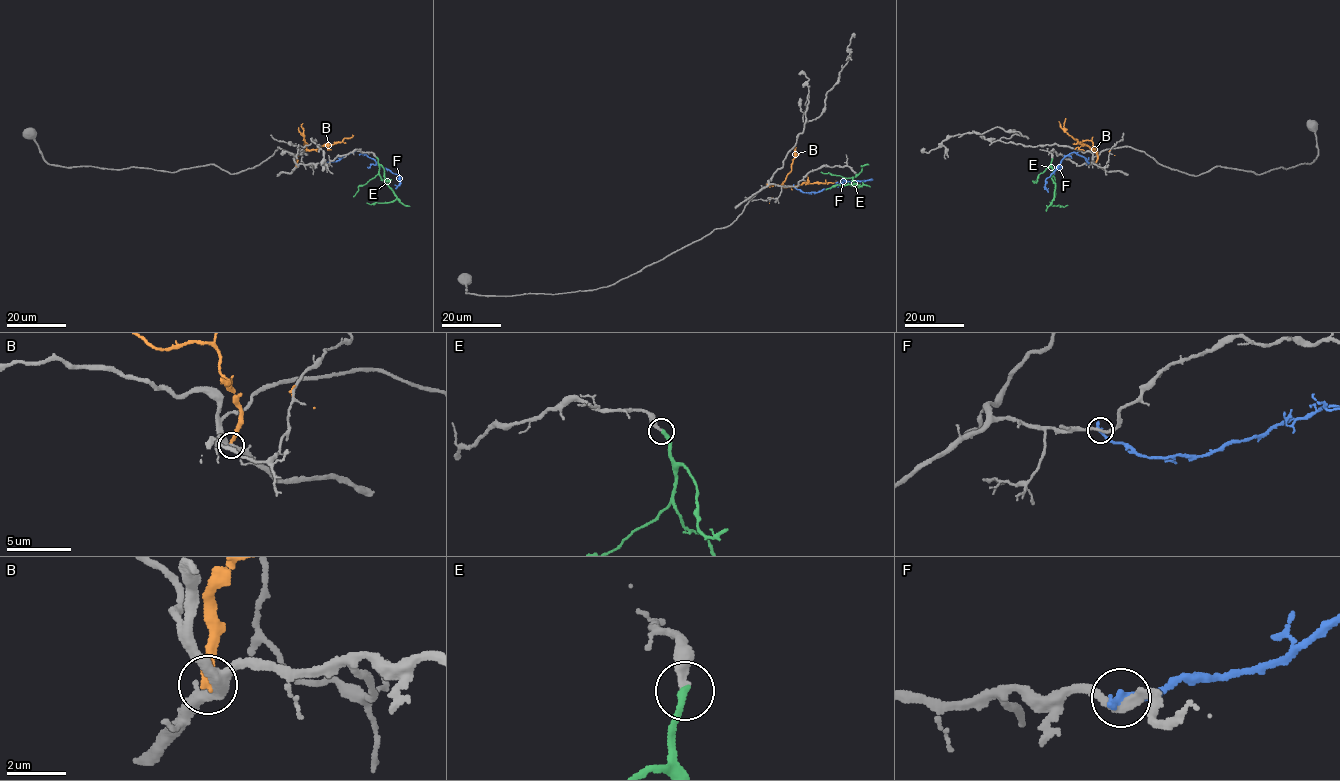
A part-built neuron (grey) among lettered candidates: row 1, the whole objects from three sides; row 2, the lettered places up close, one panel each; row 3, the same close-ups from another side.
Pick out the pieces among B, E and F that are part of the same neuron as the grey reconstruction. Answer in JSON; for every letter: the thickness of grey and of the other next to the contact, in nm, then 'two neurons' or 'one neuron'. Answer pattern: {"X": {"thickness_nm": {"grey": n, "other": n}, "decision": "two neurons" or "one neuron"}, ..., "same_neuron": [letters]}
{"B": {"thickness_nm": {"grey": 340, "other": 300}, "decision": "two neurons"}, "E": {"thickness_nm": {"grey": 260, "other": 240}, "decision": "one neuron"}, "F": {"thickness_nm": {"grey": 240, "other": 320}, "decision": "two neurons"}, "same_neuron": ["E"]}

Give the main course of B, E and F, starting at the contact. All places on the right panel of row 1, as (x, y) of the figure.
B: (1095, 164), (1095, 149), (1078, 144), (1072, 136)
E: (1052, 158), (1051, 178), (1055, 188), (1050, 204), (1068, 205)
F: (1087, 164), (1085, 158), (1074, 152), (1066, 155), (1046, 179), (1048, 192)

